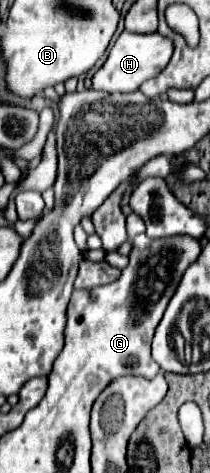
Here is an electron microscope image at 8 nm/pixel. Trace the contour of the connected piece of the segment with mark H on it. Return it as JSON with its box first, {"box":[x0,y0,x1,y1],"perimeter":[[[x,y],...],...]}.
{"box":[94,32,172,92],"perimeter":[[[122,32],[118,40],[114,42],[106,62],[98,68],[94,74],[94,90],[102,92],[134,92],[138,86],[162,72],[166,64],[170,62],[172,56],[172,40],[160,36],[158,32],[154,34],[132,34],[132,32]]]}

